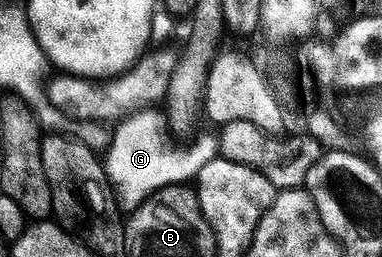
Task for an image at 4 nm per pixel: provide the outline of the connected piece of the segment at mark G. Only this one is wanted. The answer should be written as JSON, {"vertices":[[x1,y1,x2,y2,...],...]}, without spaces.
{"vertices":[[146,108,126,114,112,127,113,139,109,142,109,151,105,158,103,154,108,189,116,205,125,212,136,210,156,190,196,179,199,168,203,168,203,164,207,164,215,156,215,142,212,137,201,138,198,142,191,143,186,150,172,146,169,143,170,131,167,129,166,119,159,118,154,112,154,109]]}

